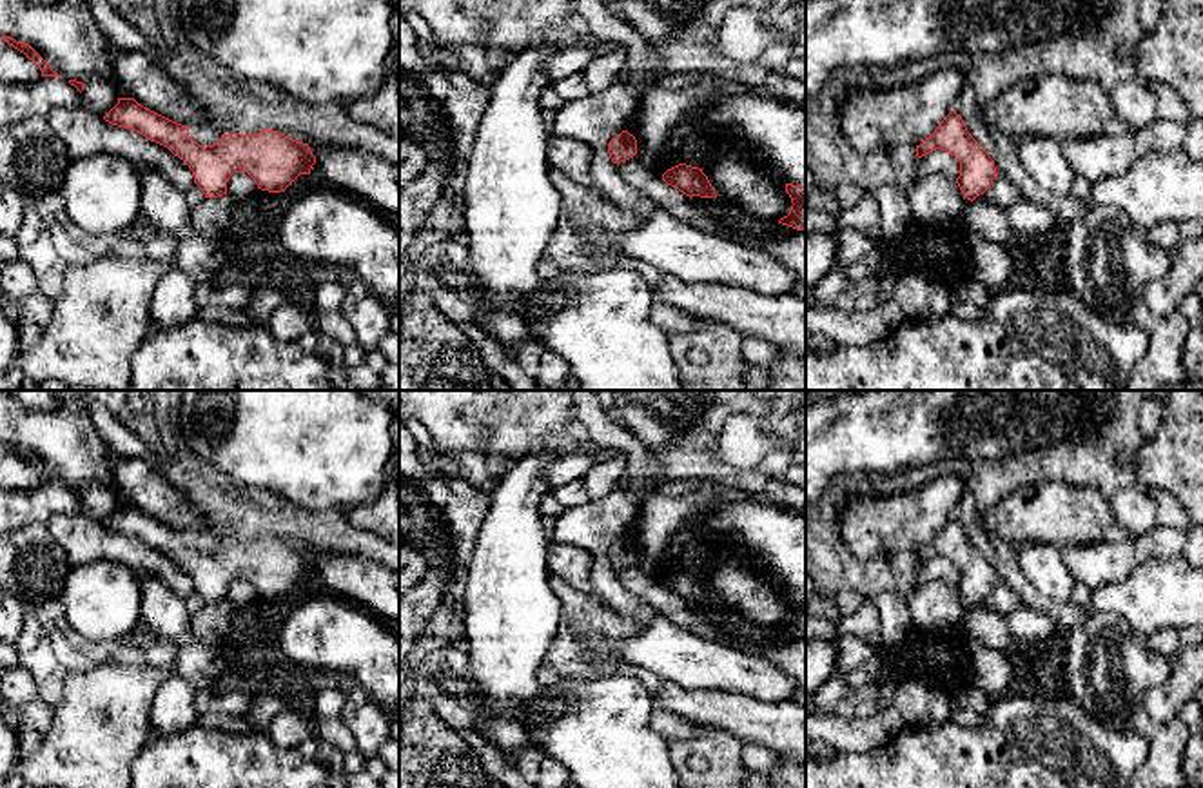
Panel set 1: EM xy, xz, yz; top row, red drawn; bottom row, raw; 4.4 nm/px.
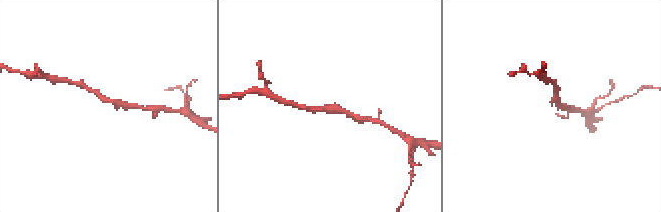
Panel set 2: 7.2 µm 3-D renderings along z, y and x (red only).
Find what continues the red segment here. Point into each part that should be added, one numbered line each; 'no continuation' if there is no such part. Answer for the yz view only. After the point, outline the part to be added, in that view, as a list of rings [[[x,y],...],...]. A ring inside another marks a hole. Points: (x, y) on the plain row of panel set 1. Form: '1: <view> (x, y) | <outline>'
no continuation

